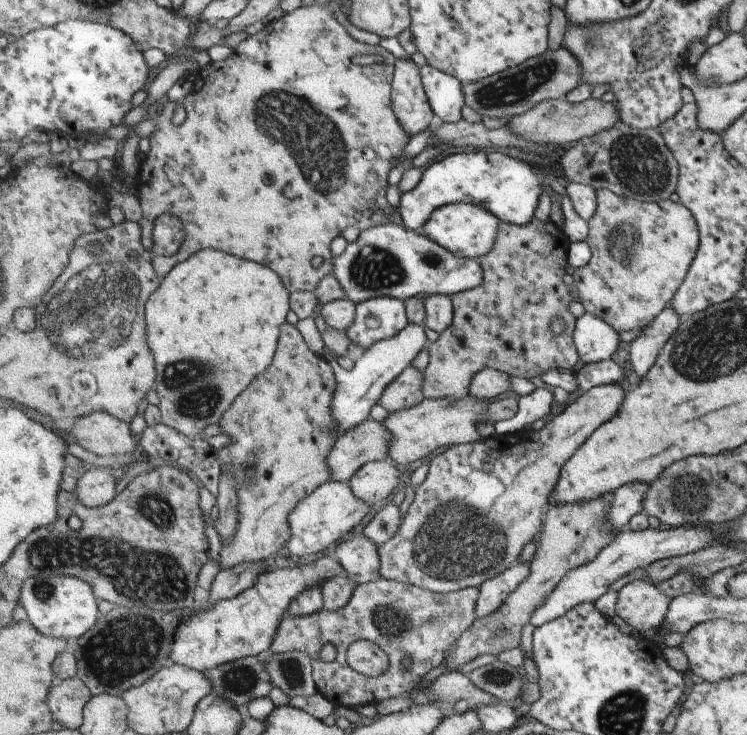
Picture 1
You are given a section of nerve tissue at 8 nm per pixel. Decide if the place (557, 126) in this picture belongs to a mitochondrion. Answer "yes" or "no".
no

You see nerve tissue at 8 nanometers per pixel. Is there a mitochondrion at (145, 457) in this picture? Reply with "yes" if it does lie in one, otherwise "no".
no

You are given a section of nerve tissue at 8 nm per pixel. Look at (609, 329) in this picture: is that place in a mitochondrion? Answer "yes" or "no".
no

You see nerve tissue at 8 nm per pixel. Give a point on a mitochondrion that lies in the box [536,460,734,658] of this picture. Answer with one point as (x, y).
(690, 493)

